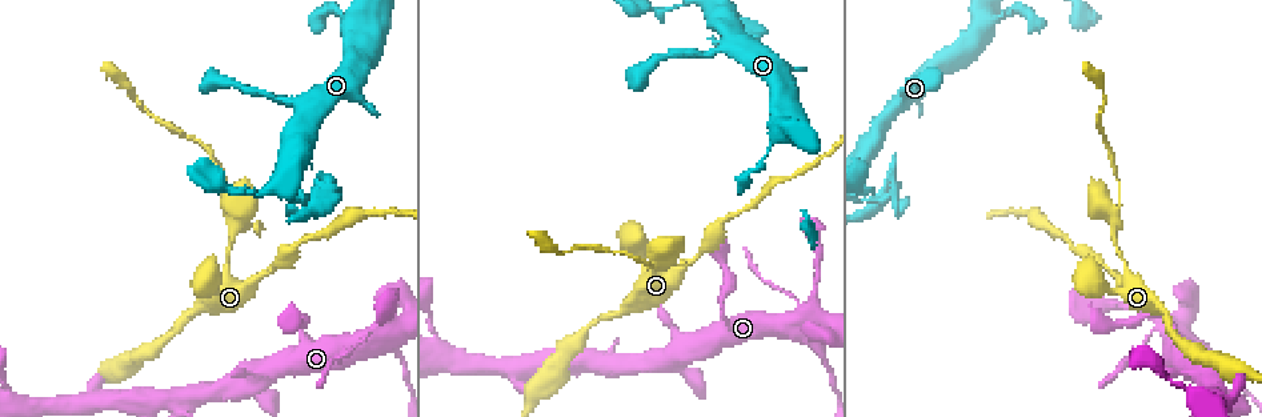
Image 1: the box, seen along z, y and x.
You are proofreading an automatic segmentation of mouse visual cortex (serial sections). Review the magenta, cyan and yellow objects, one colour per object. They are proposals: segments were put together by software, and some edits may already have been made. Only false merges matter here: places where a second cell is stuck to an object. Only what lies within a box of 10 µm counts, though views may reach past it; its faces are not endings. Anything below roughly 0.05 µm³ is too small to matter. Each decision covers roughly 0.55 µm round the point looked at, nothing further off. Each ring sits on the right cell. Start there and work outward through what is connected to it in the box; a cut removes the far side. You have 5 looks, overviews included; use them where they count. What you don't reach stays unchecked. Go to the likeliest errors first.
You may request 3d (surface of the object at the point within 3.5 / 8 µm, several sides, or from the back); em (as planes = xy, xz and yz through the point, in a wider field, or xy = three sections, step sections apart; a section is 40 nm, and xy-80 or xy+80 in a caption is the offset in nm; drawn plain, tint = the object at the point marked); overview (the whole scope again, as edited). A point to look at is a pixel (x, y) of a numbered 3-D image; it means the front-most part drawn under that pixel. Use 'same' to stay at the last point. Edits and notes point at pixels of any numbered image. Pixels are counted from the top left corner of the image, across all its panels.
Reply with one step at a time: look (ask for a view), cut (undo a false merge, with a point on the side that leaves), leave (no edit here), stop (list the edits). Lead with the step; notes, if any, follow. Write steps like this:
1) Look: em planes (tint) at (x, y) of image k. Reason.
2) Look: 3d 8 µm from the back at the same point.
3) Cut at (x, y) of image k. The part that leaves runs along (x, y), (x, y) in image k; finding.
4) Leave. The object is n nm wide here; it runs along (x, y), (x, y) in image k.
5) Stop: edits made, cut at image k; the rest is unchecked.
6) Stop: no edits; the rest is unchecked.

Look: 3d 3.5 µm at (883, 201) of image 1.

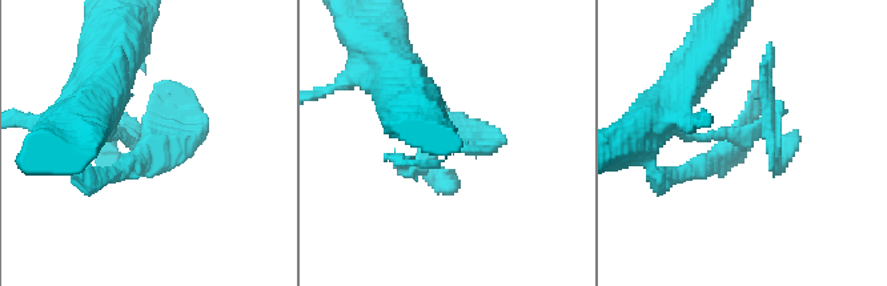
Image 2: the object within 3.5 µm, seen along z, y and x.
Look: em planes (tint) at (125, 136) of image 2. Now the EM.

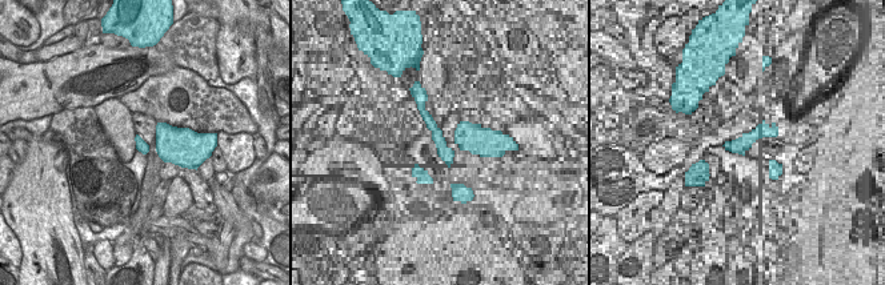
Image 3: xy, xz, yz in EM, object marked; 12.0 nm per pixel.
Leave. It runs along (101, 113), (121, 170) in image 2; continuous, no second cell.

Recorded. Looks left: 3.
Look: 3d 3.5 µm from the back at (1115, 219) of image 1. Side arm on a straight run.

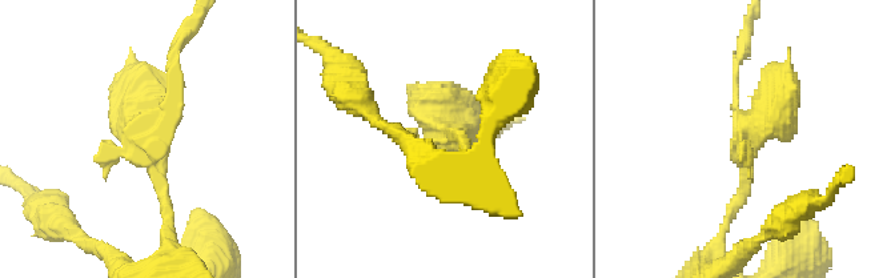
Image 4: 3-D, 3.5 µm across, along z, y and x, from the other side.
Look: em xy step 3 (tint) at (744, 133) of image 4.

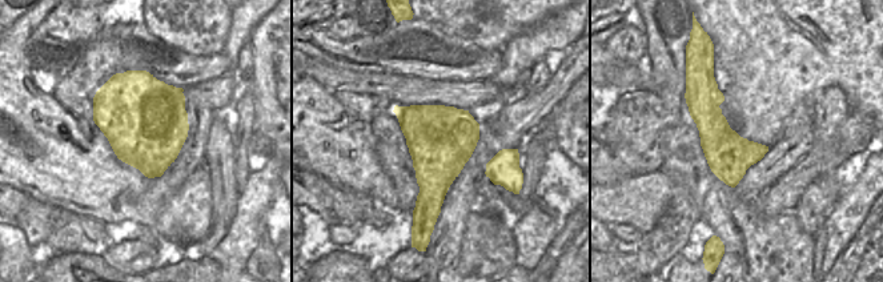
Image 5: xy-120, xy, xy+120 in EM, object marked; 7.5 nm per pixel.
Leave. The object is 500 nm wide here; it runs along (727, 216), (785, 65) in image 4; continuous, no second cell.

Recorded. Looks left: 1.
Stop: no edits; the rest is unchecked.

